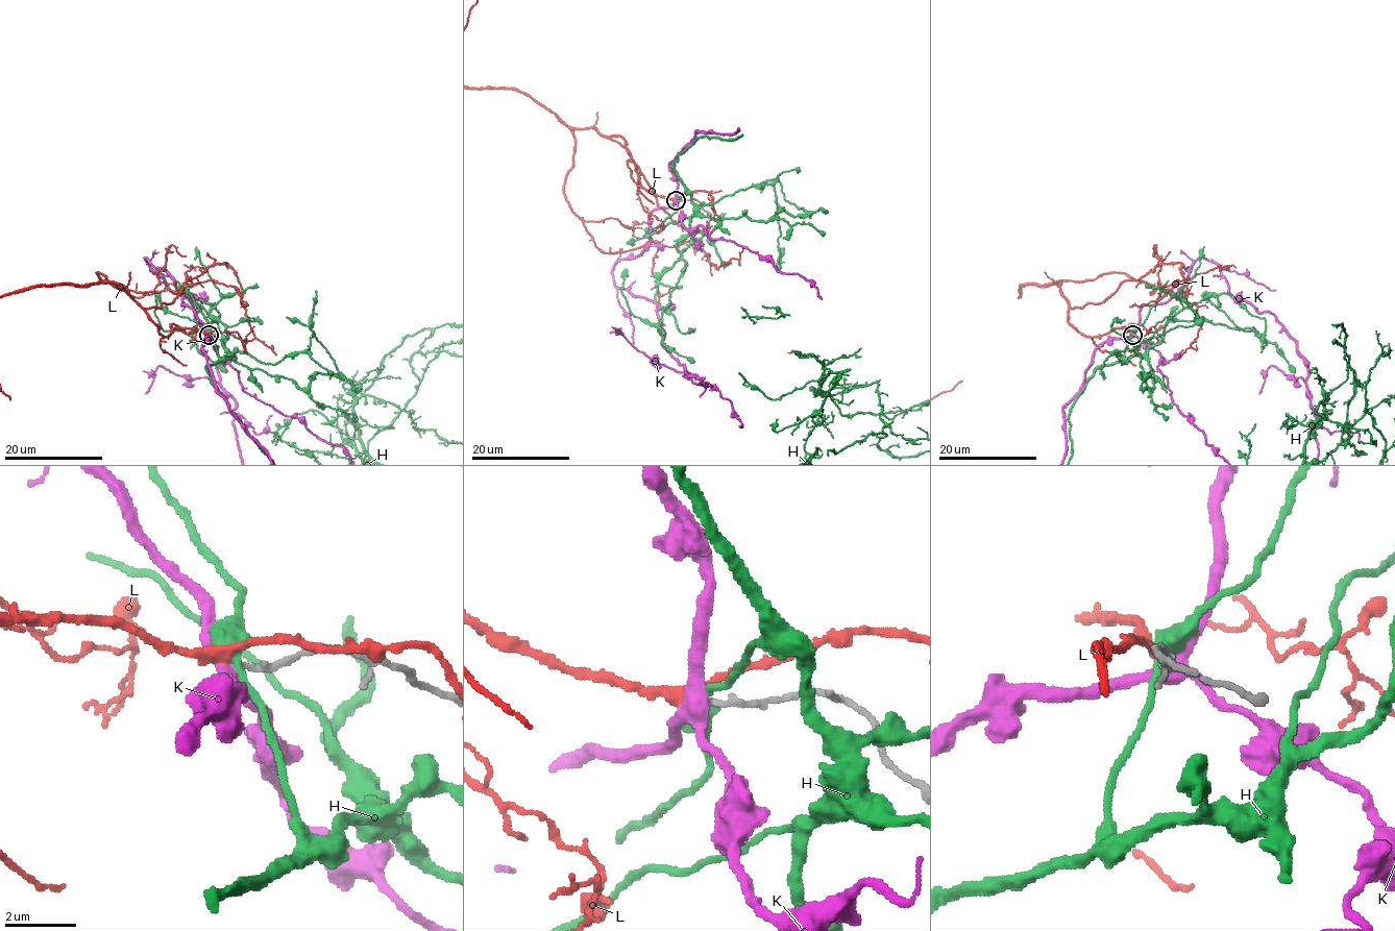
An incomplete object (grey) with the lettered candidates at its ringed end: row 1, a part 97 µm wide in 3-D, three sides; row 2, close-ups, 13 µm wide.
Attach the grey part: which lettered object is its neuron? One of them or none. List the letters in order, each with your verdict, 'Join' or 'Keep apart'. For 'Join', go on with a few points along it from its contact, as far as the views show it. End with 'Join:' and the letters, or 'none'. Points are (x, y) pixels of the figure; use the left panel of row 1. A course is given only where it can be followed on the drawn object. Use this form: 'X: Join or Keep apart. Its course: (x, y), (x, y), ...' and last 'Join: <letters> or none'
H: Keep apart
K: Keep apart
L: Join
Join: L

